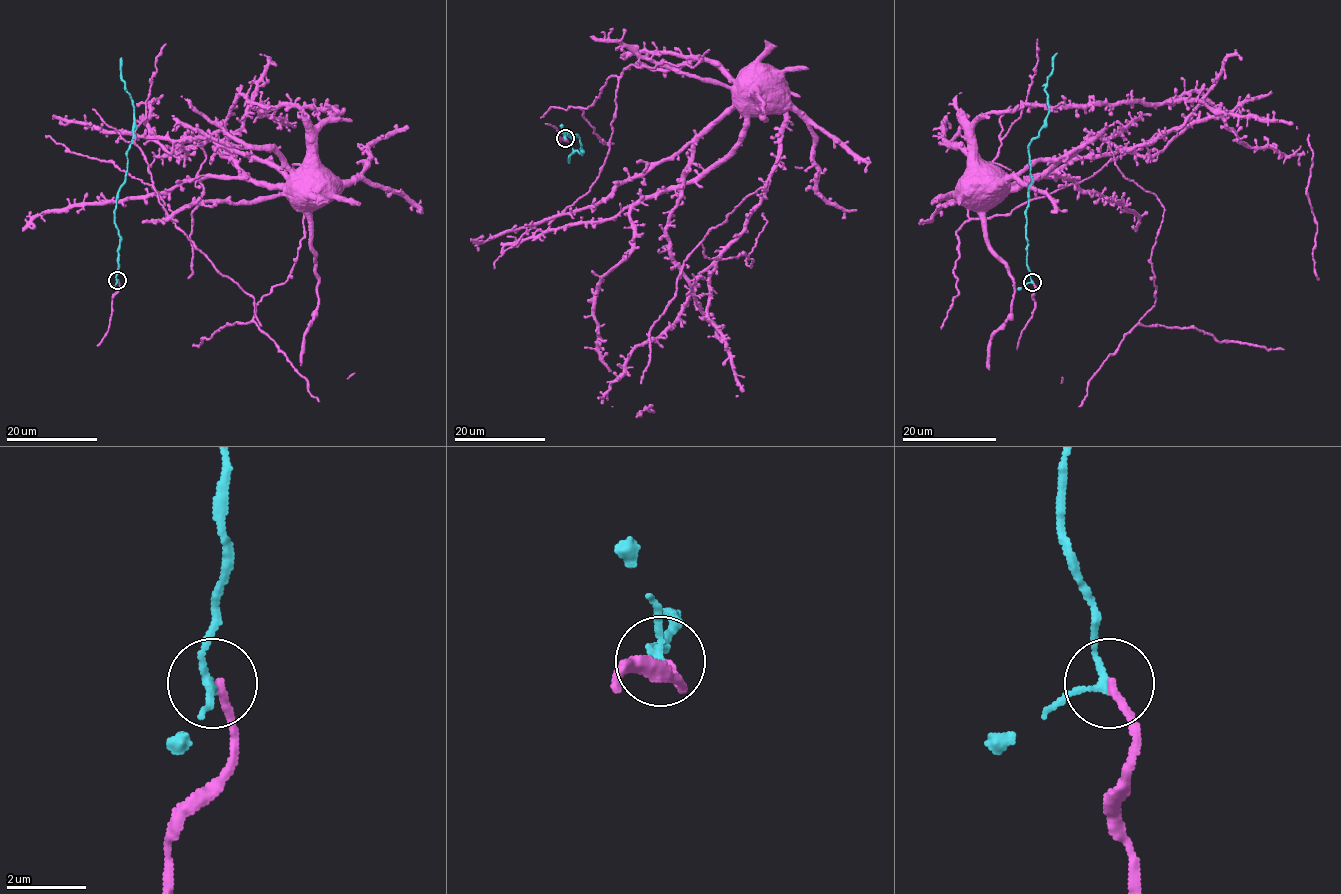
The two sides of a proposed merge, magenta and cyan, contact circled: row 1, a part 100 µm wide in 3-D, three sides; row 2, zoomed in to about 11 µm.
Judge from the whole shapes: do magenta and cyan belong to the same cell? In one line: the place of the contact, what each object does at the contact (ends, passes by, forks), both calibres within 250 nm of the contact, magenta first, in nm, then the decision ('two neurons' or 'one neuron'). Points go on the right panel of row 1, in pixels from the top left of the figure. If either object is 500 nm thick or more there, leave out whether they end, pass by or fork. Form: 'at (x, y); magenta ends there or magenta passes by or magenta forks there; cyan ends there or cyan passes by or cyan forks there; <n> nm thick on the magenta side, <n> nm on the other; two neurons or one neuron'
at (1032, 282); magenta ends there; cyan passes by; 200 nm thick on the magenta side, 170 nm on the other; one neuron

